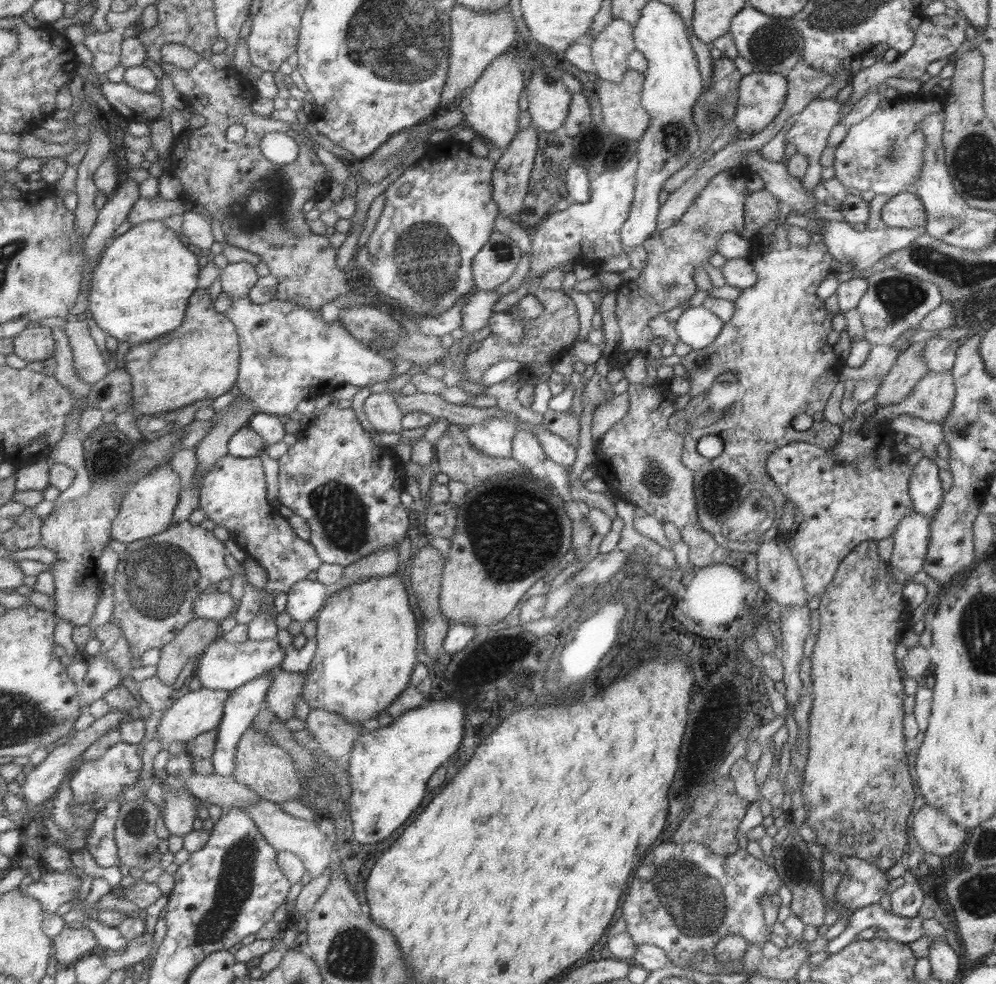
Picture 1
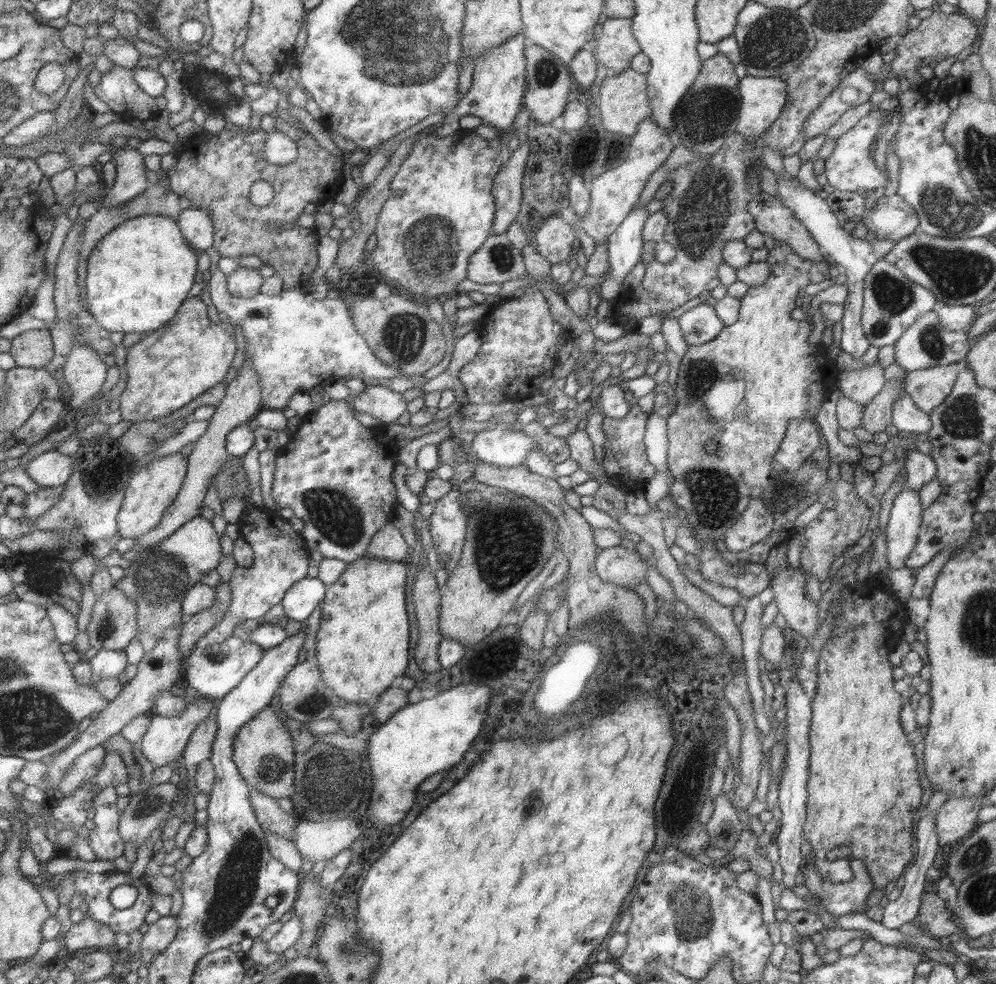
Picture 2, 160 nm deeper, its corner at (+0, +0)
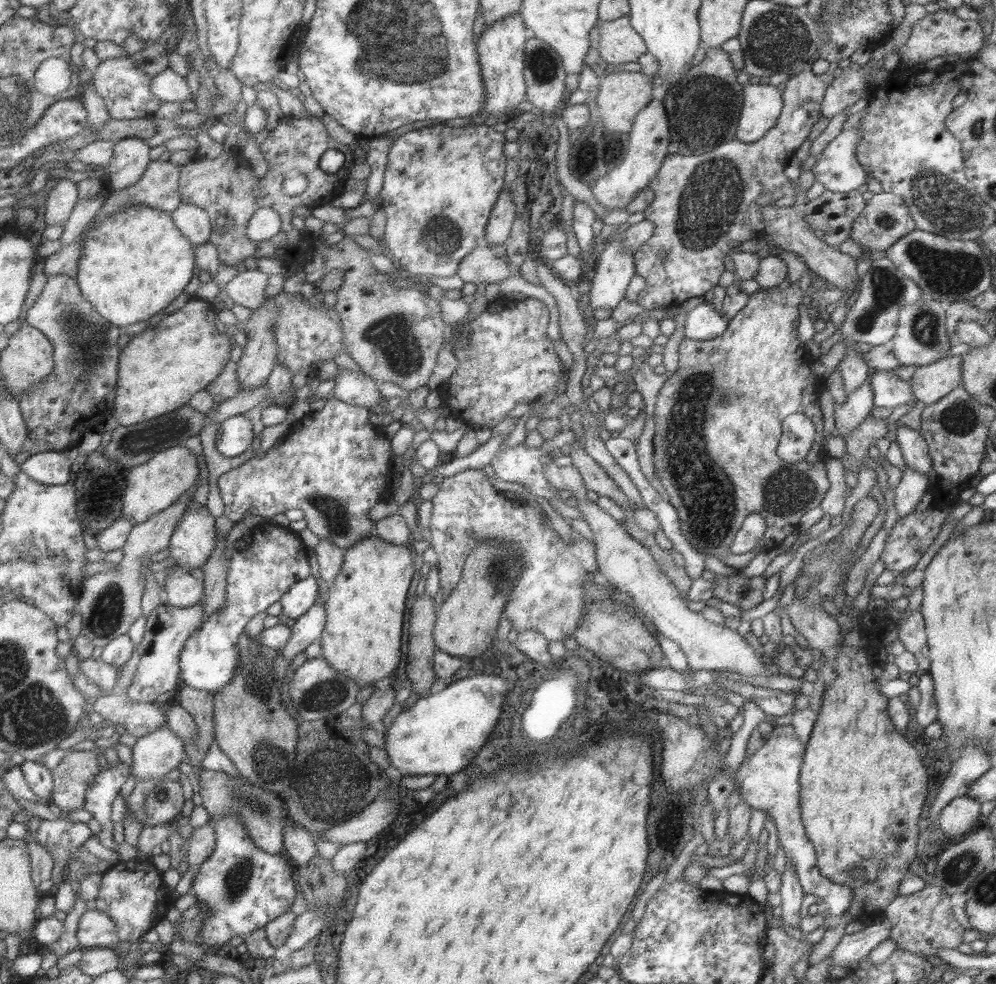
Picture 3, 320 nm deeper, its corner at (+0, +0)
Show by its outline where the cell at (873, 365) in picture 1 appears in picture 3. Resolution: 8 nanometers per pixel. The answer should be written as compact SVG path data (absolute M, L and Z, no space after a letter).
M866 380L857 390L847 395L844 403L834 406L832 416L839 438L844 439L870 414L873 406L872 400L873 393Z

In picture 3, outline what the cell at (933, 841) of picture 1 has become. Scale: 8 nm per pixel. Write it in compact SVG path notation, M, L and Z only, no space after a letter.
M965 795L952 798L941 810L938 824L946 836L965 836L974 831L980 814L980 803Z

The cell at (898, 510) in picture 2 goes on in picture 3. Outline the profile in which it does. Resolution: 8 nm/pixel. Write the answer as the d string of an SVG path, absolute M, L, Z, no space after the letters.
M907 467L903 470L894 496L897 515L905 516L923 498L928 487L927 475Z

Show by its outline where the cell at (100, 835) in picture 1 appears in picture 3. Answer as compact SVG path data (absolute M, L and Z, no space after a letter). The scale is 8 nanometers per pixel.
M118 763L109 765L100 770L94 778L91 788L86 792L84 810L92 814L92 817L100 824L101 831L97 835L101 844L108 849L115 849L113 841L113 802L123 790L123 784L127 784L127 778L132 774L129 764Z

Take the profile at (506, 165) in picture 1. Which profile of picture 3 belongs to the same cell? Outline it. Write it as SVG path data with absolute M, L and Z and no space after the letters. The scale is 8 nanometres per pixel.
M511 189L499 192L491 214L489 216L487 226L485 226L485 234L482 243L487 247L493 247L504 244L508 238L511 224L516 218L515 205Z

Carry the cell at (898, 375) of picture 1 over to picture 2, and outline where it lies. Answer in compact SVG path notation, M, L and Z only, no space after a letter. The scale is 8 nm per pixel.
M904 376L885 382L883 388L863 406L860 426L872 434L883 432L885 426L892 424L892 404L901 389L904 390Z

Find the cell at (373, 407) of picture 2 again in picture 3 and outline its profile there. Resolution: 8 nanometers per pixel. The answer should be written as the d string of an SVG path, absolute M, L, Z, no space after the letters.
M339 368L339 373L333 381L332 398L341 400L345 404L367 408L379 403L378 385L362 371L355 372Z

